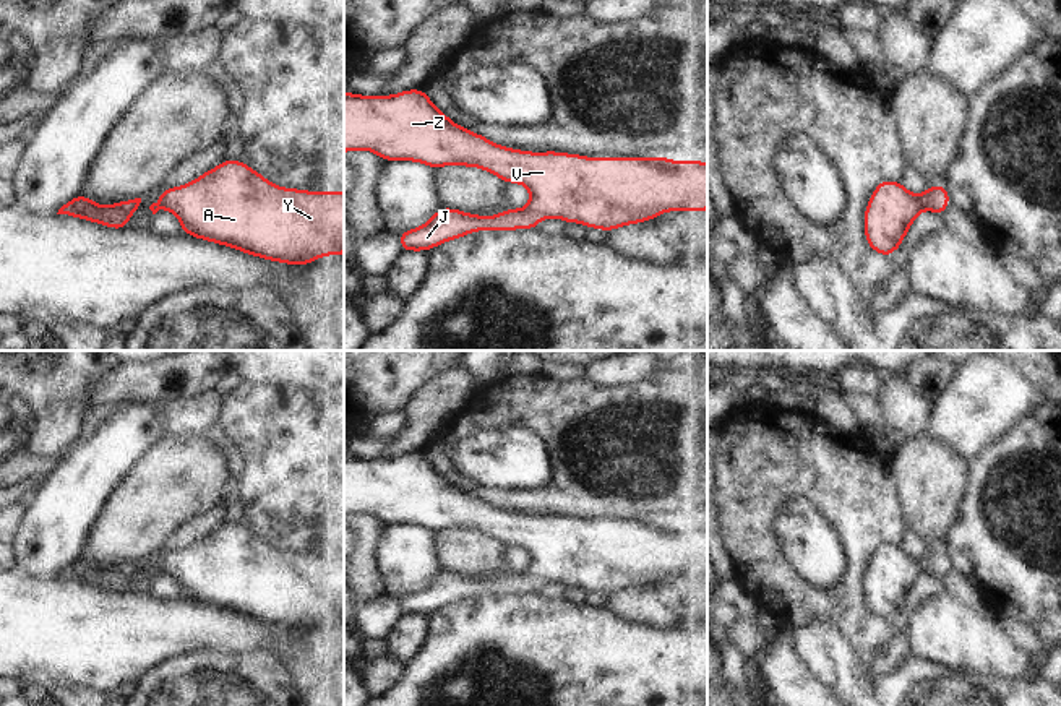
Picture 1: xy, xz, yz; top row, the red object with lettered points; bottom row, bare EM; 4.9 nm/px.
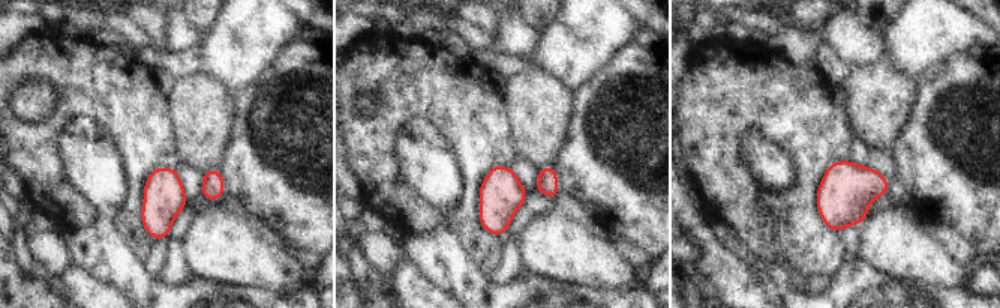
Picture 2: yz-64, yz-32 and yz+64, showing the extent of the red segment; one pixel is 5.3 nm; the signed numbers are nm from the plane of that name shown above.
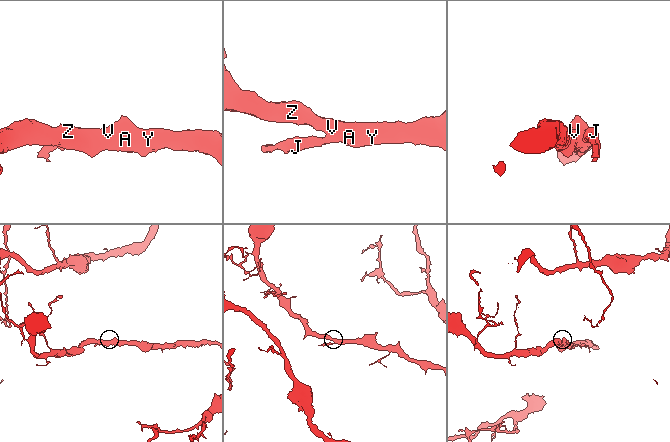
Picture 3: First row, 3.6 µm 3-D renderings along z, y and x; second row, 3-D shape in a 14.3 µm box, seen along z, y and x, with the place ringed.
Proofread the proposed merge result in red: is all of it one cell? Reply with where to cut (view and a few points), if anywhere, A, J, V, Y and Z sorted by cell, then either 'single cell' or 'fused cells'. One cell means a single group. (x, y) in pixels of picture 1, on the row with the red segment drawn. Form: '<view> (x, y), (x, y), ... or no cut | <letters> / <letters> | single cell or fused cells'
no cut | A J V Y Z | single cell

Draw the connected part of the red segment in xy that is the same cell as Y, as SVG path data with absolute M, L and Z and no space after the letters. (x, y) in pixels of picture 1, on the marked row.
M226 161L200 175L188 185L164 188L162 196L149 206L152 214L161 208L174 213L182 222L182 232L216 242L235 250L279 263L308 265L324 255L344 253L344 192L305 192L279 188L242 161Z

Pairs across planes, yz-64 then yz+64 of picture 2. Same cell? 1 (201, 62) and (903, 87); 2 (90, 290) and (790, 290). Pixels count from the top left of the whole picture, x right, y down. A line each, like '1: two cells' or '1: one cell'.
1: two cells
2: two cells

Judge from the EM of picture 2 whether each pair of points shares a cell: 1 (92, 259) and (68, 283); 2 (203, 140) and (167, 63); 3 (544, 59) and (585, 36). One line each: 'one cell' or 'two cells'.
1: two cells
2: two cells
3: one cell

